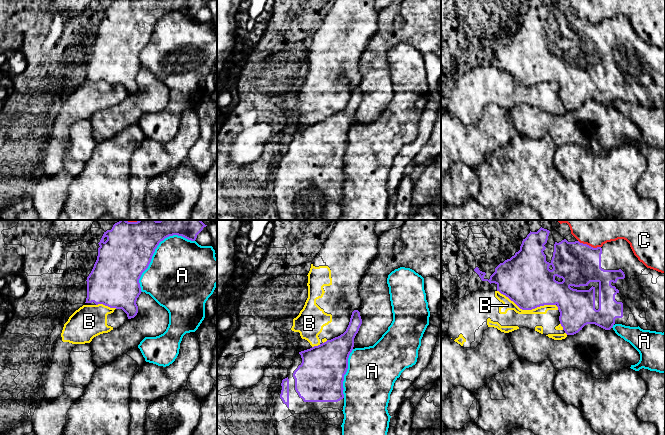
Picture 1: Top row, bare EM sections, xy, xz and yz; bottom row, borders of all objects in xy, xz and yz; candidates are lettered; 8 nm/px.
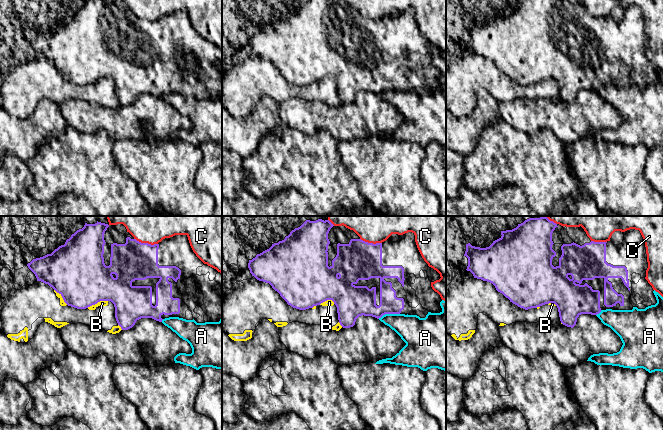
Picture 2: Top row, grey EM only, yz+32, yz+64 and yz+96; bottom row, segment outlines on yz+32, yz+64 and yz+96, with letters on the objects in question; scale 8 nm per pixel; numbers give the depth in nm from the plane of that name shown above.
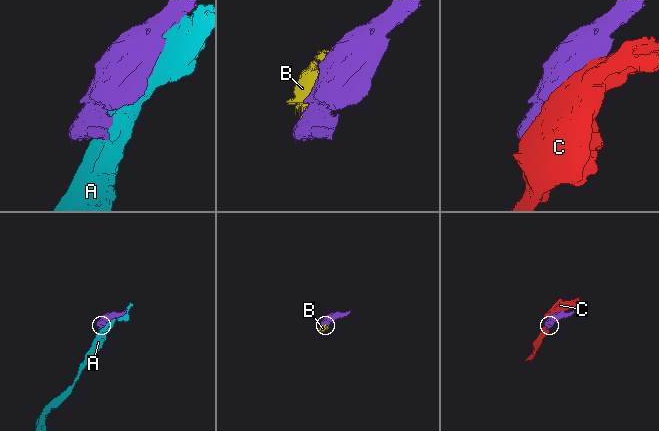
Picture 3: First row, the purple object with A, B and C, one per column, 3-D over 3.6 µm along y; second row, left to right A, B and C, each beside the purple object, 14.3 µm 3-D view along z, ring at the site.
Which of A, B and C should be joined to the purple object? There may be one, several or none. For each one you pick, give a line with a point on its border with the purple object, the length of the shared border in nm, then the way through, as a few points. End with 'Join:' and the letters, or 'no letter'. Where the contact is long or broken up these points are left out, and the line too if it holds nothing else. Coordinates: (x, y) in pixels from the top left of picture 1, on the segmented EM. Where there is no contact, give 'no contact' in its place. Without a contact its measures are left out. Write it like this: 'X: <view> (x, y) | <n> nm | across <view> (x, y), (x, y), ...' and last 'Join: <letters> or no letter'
Join: no letter

